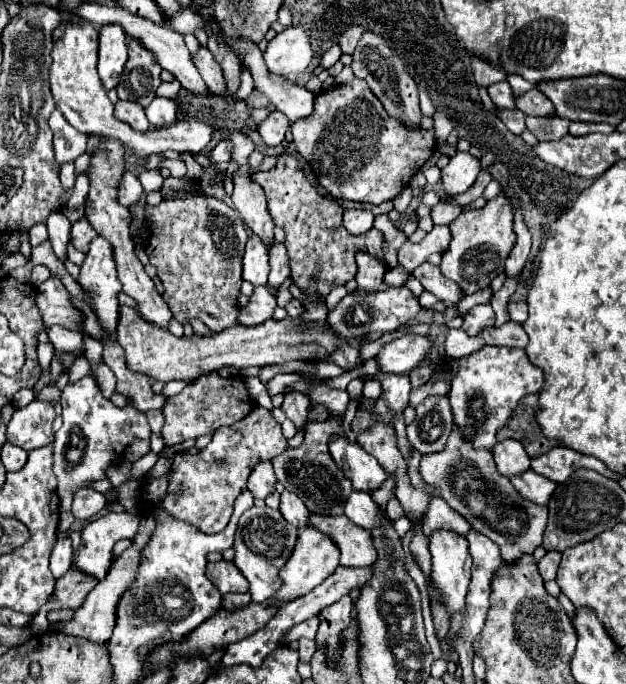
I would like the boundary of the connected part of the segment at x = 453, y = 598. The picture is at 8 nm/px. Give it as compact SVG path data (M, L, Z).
M434 532L430 538L430 554L432 554L432 572L430 572L430 588L436 592L432 598L434 602L444 602L450 618L452 614L460 614L464 610L468 582L470 582L470 568L472 568L472 556L468 552L468 542L464 536L456 532Z

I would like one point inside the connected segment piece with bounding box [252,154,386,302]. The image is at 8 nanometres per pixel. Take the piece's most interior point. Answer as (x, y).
(320, 250)

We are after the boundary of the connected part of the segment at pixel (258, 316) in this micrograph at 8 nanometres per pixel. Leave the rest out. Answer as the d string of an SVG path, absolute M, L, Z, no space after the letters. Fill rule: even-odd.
M268 284L256 286L254 294L250 296L250 304L240 310L238 322L244 326L256 326L256 324L262 324L264 320L272 318L274 310L278 306L276 298L278 298L278 290L272 290Z

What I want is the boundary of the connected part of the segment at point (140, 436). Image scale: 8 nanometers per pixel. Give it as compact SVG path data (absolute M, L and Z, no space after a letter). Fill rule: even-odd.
M92 374L80 378L78 382L68 382L68 386L62 390L60 402L62 402L62 408L64 408L64 412L62 412L64 424L56 432L56 438L54 438L54 444L52 444L54 446L54 466L52 466L52 470L54 470L56 480L58 480L58 498L60 513L62 513L70 511L76 490L90 486L92 482L108 478L106 476L108 468L124 454L124 450L134 440L150 440L152 430L148 426L146 414L142 410L138 410L132 400L124 408L118 408L108 398L104 398L102 390L98 388ZM74 434L80 434L84 438L86 446L84 446L82 462L76 468L70 468L64 460L64 454L70 448L70 436L74 436Z

